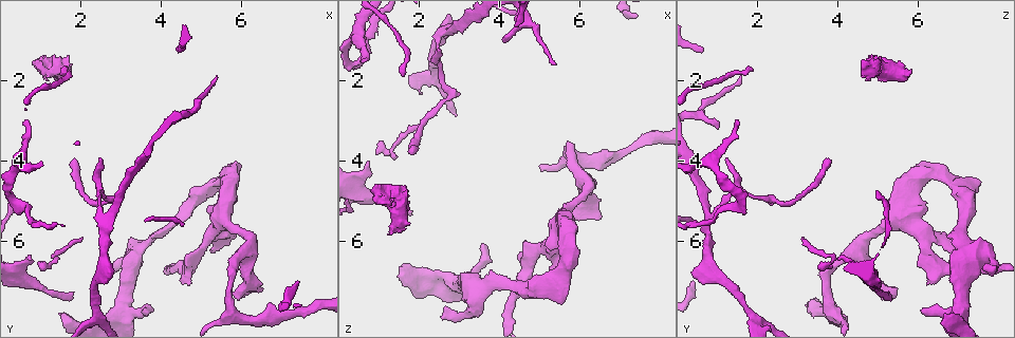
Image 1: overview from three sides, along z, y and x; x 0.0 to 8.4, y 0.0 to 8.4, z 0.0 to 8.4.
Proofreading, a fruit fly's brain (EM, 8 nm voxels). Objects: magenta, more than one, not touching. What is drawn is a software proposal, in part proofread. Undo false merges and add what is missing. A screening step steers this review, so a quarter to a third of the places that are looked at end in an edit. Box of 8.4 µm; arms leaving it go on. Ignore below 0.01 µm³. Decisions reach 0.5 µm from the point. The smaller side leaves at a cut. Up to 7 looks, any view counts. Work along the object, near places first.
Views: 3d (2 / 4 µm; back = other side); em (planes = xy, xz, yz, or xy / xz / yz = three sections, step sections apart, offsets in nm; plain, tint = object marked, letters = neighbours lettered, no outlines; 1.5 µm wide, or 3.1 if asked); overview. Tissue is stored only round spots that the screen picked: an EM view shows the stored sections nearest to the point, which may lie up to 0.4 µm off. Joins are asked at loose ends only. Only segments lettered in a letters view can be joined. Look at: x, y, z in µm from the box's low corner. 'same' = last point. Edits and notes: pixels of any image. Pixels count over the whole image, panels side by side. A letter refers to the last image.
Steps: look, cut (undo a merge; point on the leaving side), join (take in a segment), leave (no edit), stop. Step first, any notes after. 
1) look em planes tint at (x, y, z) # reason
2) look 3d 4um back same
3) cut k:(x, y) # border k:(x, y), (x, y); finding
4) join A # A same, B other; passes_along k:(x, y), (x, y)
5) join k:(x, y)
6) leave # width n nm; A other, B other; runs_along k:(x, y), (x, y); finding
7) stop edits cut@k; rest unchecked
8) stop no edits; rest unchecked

look em xz step 8 tint at (5.30, 6.25, 7.00) # branch stops here

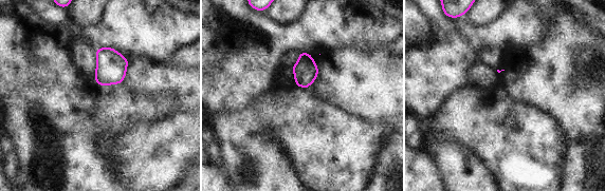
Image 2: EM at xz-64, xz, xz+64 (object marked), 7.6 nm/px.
look em planes letters same # another direction

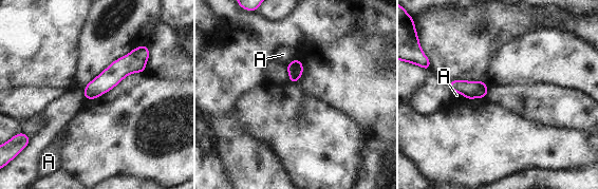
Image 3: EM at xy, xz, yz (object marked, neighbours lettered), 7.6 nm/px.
leave # A other; runs_along 3:(138, 60), (117, 70), (87, 96); no lettered segment goes on from it

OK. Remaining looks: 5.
look 3d 2um at (3.60, 7.70, 6.10) # free end

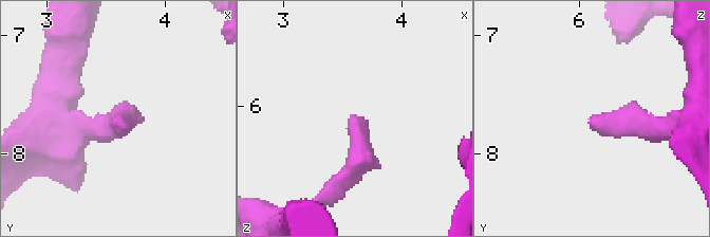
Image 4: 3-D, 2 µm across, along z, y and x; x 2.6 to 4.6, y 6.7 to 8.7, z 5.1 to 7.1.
look em xy step 4 tint at (3.56, 7.70, 6.08) # now the EM

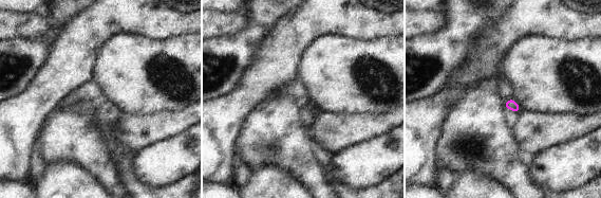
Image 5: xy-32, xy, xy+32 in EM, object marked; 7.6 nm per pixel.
look em planes letters same

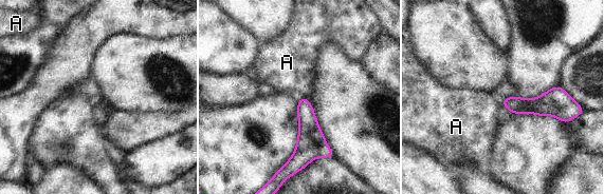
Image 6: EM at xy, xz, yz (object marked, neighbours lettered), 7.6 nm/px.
leave # width 130 nm; longest_contact A 60 nm; A other; none of them fits

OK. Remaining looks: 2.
look em yz step 4 tint at (0.70, 3.05, 1.50) # tapers out

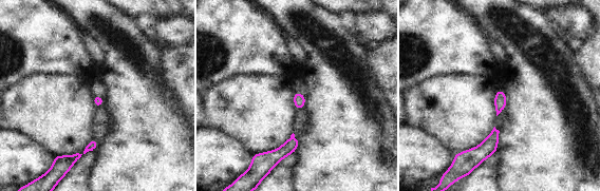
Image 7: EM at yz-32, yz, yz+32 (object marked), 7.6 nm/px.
look em planes letters same # cut it another way

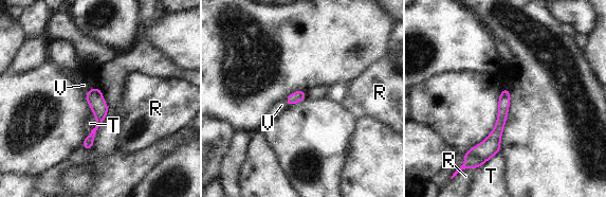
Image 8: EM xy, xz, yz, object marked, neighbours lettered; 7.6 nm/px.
join V # width 90 nm; longest_contact T 220 nm; R other, T other, V same; the cell continues

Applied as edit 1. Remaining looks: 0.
stop edits join@8; rest unchecked

